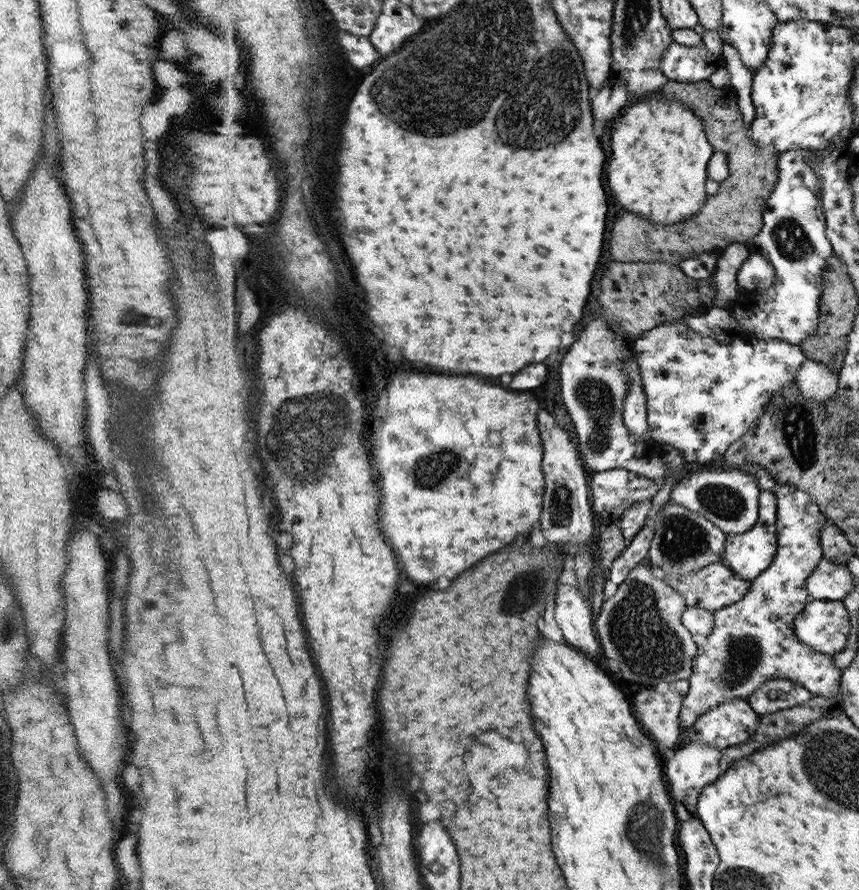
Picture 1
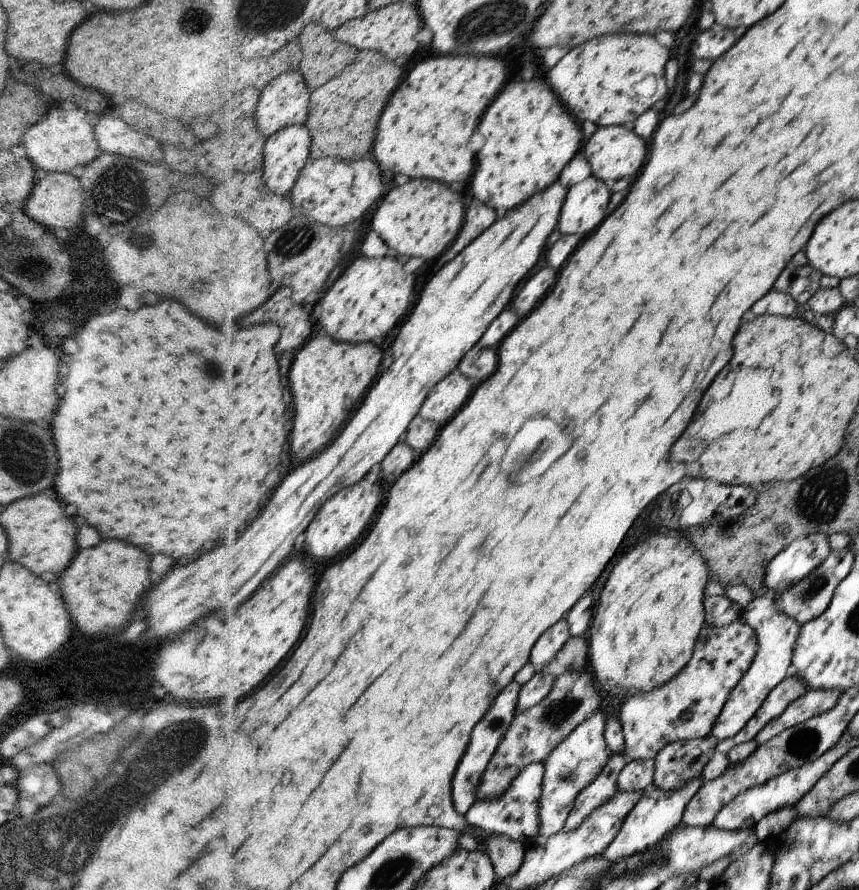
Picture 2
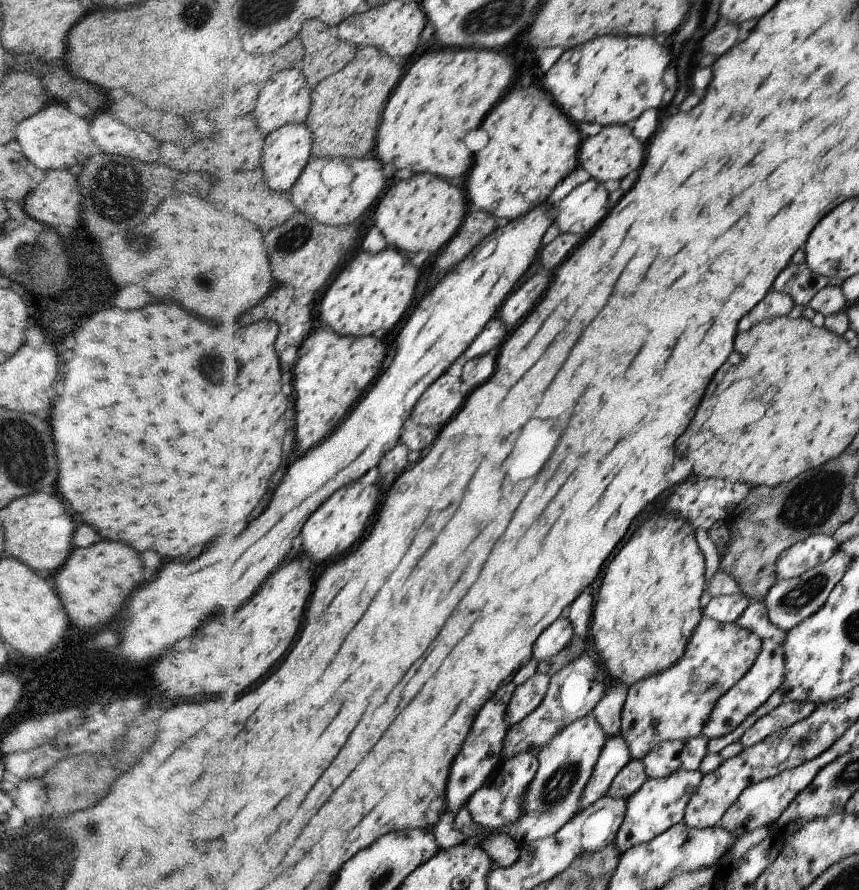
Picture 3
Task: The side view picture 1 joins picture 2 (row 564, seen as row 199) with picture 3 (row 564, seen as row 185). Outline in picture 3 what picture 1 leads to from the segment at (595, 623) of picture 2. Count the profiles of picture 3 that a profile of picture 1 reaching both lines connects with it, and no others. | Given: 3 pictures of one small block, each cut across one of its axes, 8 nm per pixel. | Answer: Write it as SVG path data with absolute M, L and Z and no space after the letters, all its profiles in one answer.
M666 513L650 516L622 546L618 556L610 560L606 578L602 580L600 596L596 598L595 618L592 621L590 646L600 654L614 684L632 687L648 676L668 670L680 662L688 640L700 622L700 596L706 584L706 566L702 550L696 544L694 527L684 518L672 518Z

